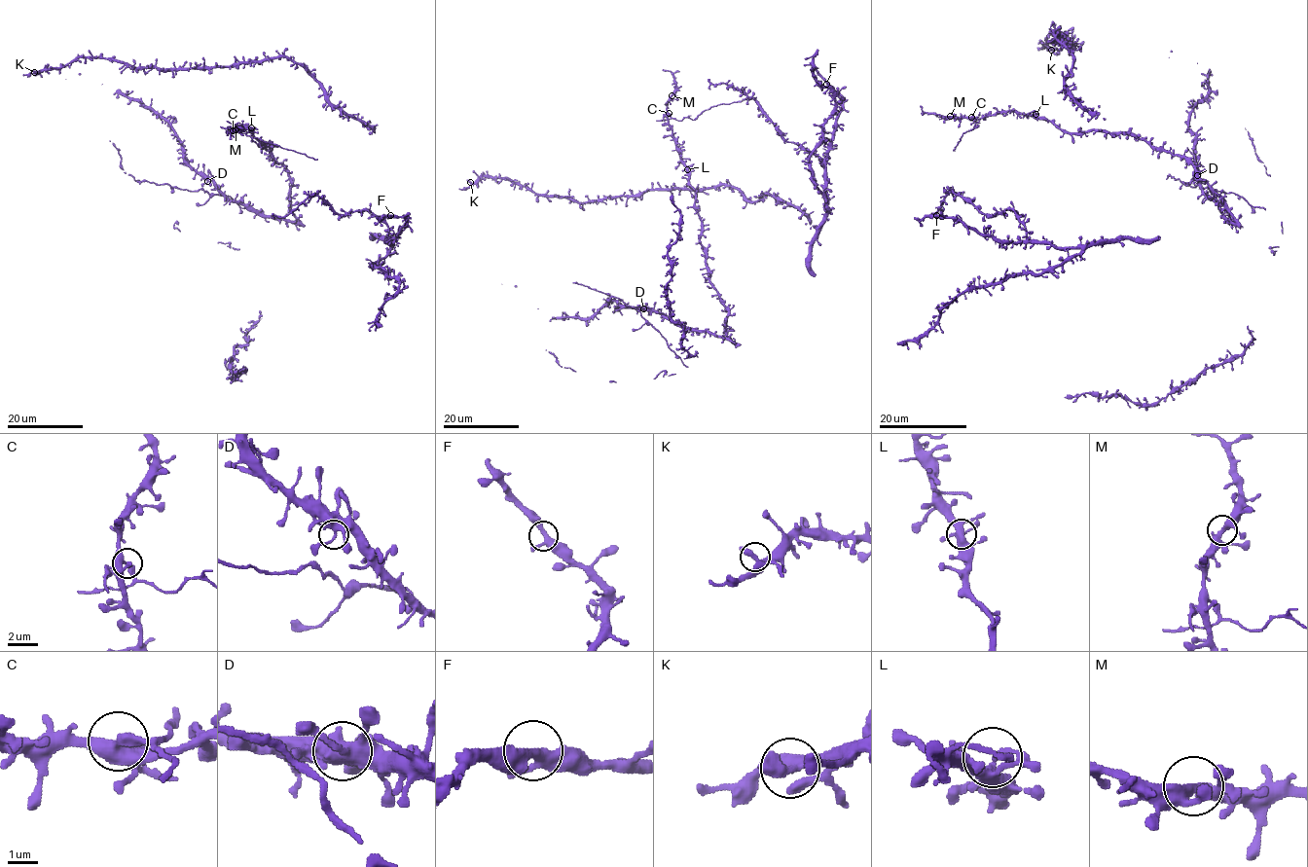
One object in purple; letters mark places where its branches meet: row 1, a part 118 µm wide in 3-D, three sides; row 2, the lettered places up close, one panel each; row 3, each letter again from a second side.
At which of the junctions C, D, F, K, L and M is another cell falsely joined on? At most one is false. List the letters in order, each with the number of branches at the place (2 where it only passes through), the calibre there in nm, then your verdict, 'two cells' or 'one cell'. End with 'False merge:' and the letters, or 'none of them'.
C: 3 | 360 nm | two cells
D: 3 | 400 nm | one cell
F: 3 | 320 nm | one cell
K: 3 | 340 nm | one cell
L: 3 | 280 nm | one cell
M: 3 | 320 nm | one cell
False merge: C

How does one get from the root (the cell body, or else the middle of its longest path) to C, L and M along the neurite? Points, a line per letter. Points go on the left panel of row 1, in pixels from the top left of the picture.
C: (268, 146), (265, 142), (259, 144), (253, 132), (242, 126), (233, 130)
L: (268, 146), (265, 142), (259, 144), (251, 127)
M: (268, 146), (265, 142), (259, 144), (253, 132), (242, 126), (231, 130), (236, 129)

